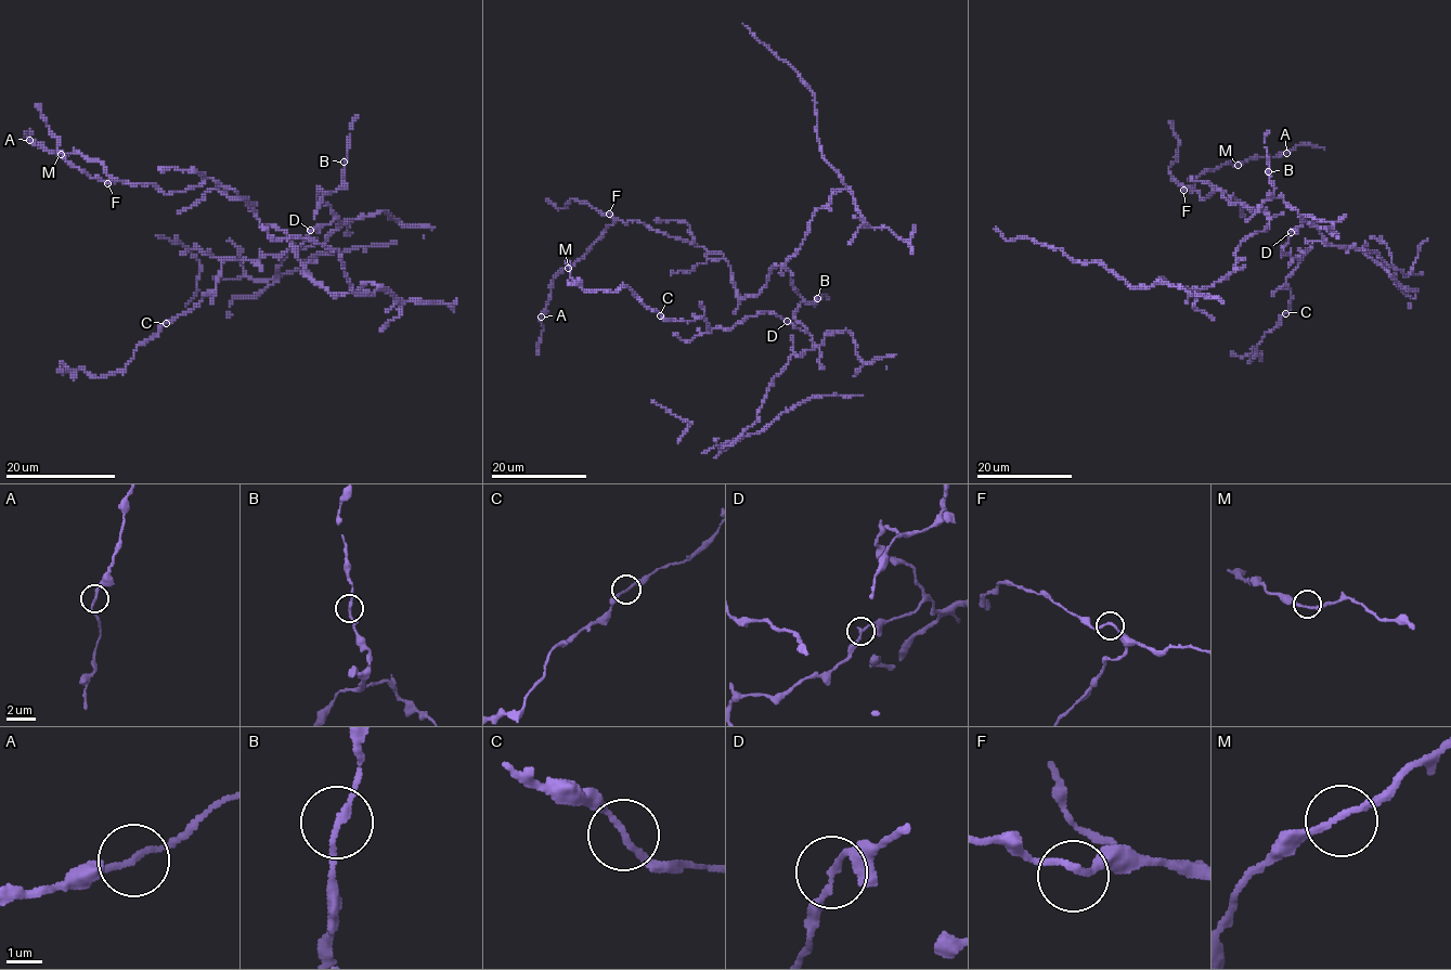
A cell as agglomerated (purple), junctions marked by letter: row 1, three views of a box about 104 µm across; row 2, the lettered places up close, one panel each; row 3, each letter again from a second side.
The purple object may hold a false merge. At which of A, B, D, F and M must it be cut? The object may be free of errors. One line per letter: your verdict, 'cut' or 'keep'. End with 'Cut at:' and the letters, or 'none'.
A: keep
B: keep
D: keep
F: keep
M: keep
Cut at: none

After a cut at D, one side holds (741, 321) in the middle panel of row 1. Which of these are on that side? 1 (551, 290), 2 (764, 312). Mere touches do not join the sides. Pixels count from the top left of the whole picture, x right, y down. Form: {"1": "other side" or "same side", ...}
{"1": "other side", "2": "same side"}

